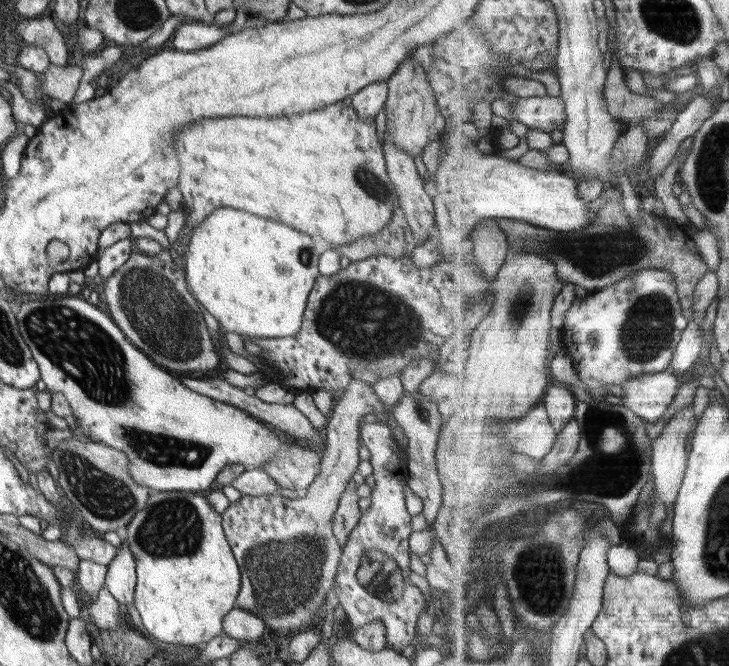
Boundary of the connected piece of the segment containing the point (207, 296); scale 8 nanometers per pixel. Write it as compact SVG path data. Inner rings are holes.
M220 207L202 219L195 229L185 233L181 251L187 274L186 285L226 333L236 333L248 341L294 336L303 325L308 296L320 275L318 261L324 247L316 238L282 222L266 220L244 210Z

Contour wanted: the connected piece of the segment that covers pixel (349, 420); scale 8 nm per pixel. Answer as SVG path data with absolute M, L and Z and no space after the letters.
M353 378L347 389L336 397L333 413L328 417L327 427L323 431L327 447L321 460L321 471L308 487L307 493L297 499L287 499L276 493L264 496L242 495L221 514L223 531L237 560L241 575L241 589L235 604L261 618L269 630L302 632L312 624L316 616L324 615L326 597L334 587L334 579L343 551L343 546L333 533L334 513L337 511L347 484L353 478L358 478L357 468L361 461L358 447L362 445L359 431L366 414L375 414L379 423L388 424L391 440L400 444L402 449L407 449L408 438L397 421L391 418L389 410L381 404L378 395L373 391L372 384Z

